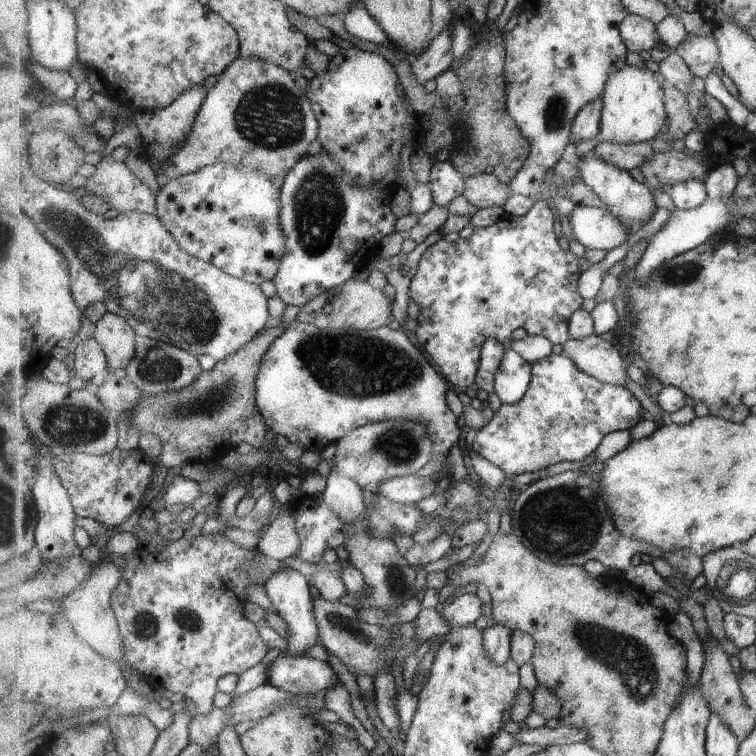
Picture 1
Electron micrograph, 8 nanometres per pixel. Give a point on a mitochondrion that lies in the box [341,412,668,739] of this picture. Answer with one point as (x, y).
(566, 519)

